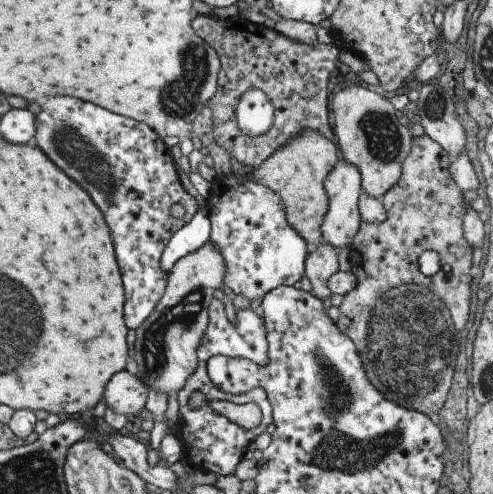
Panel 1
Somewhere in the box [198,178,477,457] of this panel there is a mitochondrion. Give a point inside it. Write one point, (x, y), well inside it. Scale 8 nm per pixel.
(409, 333)

